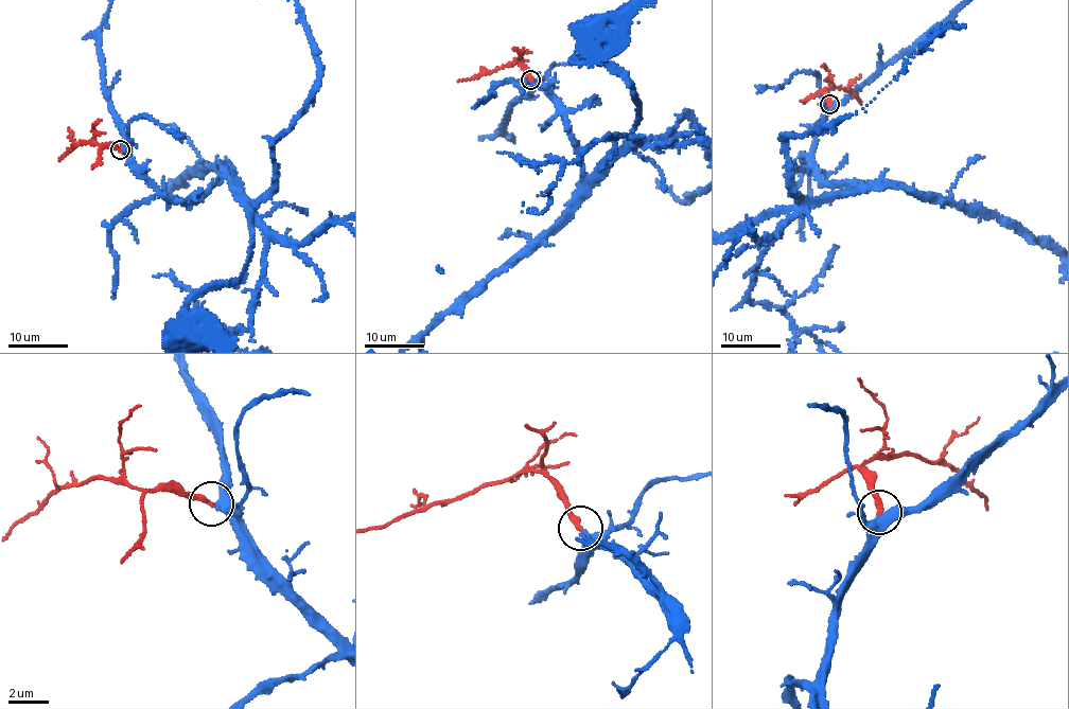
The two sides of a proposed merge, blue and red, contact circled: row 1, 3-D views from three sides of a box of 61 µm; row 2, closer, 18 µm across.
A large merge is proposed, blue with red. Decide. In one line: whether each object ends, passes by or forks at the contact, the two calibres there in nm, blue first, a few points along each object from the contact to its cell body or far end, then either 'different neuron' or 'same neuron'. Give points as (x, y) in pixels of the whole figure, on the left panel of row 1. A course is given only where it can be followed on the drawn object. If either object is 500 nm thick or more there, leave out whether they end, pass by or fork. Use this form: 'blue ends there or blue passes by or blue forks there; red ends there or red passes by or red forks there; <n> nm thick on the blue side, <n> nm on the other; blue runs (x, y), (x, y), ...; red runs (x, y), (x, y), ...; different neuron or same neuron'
blue passes by; red ends there; 380 nm thick on the blue side, 280 nm on the other; blue runs (121, 149), (168, 196), (195, 199), (228, 178), (249, 211), (238, 279), (189, 302), (183, 322), (202, 329); red runs (121, 149), (90, 141), (77, 143), (58, 161); same neuron

